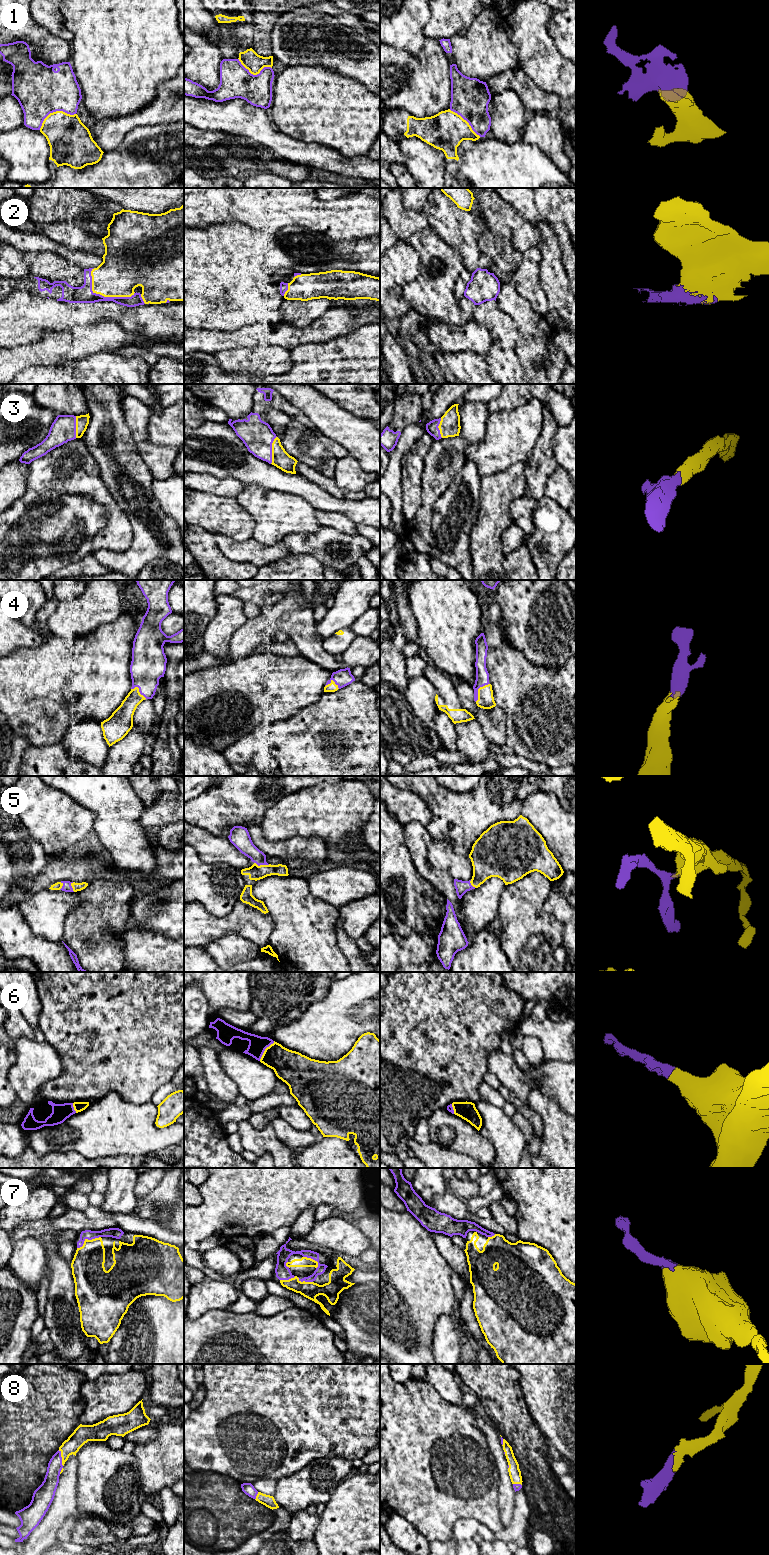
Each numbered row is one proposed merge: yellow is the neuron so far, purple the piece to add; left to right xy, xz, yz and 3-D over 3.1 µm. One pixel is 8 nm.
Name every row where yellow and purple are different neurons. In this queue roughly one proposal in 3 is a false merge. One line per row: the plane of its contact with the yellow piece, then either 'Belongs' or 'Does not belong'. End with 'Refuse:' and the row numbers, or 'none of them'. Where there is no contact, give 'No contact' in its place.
1: Touches yellow in xy. Does not belong
2: Touches yellow in xy. Belongs
3: Touches yellow in xz. Belongs
4: Touches yellow in yz. Belongs
5: Touches yellow in xz. Belongs
6: Touches yellow in xz. Belongs
7: Touches yellow in xy. Belongs
8: Touches yellow in xy. Belongs
Refuse: 1

